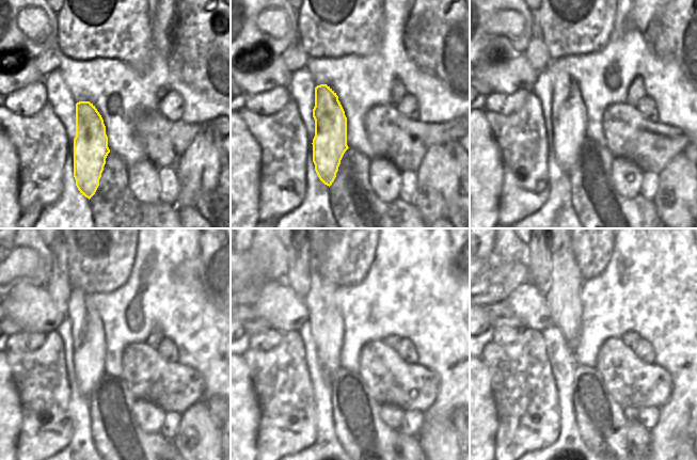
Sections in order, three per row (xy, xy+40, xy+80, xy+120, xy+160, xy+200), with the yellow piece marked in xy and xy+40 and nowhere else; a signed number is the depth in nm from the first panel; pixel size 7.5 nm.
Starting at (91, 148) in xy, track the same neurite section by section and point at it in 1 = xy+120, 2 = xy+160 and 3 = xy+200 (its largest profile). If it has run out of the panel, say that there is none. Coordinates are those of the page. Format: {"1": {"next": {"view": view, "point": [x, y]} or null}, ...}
{"1": {"next": {"view": "xy+120", "point": [89, 344]}}, "2": {"next": {"view": "xy+160", "point": [326, 321]}}, "3": {"next": {"view": "xy+200", "point": [566, 280]}}}

